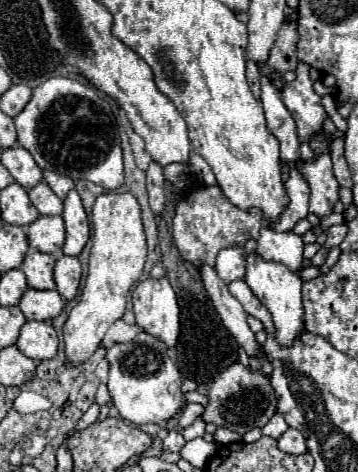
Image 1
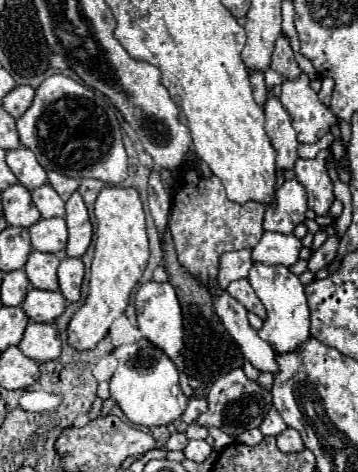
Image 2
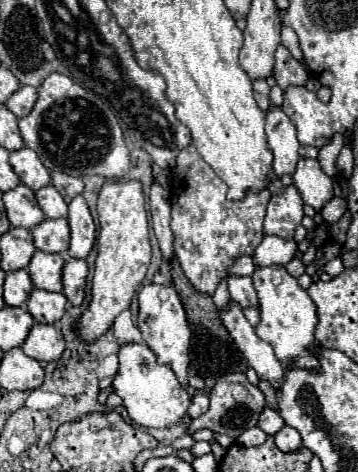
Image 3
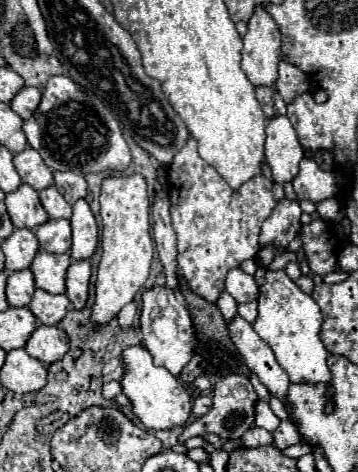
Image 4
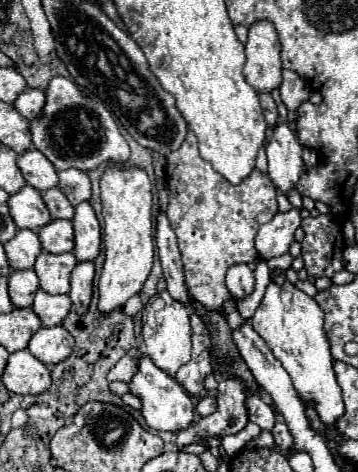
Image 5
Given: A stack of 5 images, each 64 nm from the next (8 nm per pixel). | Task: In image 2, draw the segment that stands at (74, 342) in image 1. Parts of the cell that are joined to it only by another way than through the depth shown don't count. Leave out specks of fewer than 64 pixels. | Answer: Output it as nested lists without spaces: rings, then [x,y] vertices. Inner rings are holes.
[[[120,186],[104,188],[96,198],[94,216],[96,216],[96,246],[90,268],[88,300],[74,312],[68,324],[68,344],[78,352],[94,350],[96,344],[108,334],[110,324],[124,314],[130,300],[130,292],[142,278],[142,272],[150,256],[142,200],[134,188],[120,188]]]

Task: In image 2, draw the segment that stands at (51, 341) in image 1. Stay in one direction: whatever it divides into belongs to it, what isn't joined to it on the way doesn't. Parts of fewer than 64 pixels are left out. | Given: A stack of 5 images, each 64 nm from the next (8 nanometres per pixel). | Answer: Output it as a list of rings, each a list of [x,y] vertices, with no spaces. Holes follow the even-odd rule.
[[[30,322],[24,330],[24,338],[18,344],[20,352],[36,362],[48,362],[60,356],[60,336],[54,324]]]

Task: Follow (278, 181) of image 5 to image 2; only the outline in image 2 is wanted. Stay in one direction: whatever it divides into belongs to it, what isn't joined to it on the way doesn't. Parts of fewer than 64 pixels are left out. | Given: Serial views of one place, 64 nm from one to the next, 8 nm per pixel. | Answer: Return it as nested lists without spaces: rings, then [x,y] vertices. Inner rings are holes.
[[[270,90],[266,96],[264,112],[266,112],[266,134],[270,136],[276,152],[278,152],[276,166],[284,168],[284,170],[294,168],[294,162],[298,160],[296,130],[292,126],[292,118],[288,116],[286,108]]]

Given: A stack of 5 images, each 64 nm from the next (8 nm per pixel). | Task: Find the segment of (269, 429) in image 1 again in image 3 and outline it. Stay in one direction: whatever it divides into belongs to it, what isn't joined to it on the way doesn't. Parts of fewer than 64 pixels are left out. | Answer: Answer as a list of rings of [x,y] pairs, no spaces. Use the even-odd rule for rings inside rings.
[[[264,408],[262,416],[260,416],[260,424],[258,424],[266,434],[274,436],[278,430],[284,428],[284,420],[280,418],[280,414],[274,410],[274,408]]]

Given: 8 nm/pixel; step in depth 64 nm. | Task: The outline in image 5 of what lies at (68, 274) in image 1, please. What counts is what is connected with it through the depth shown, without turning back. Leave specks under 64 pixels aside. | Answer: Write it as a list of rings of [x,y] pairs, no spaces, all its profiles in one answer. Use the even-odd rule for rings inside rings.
[[[78,262],[70,276],[70,300],[76,312],[86,312],[90,298],[92,298],[92,278],[94,278],[94,264],[92,262]]]

